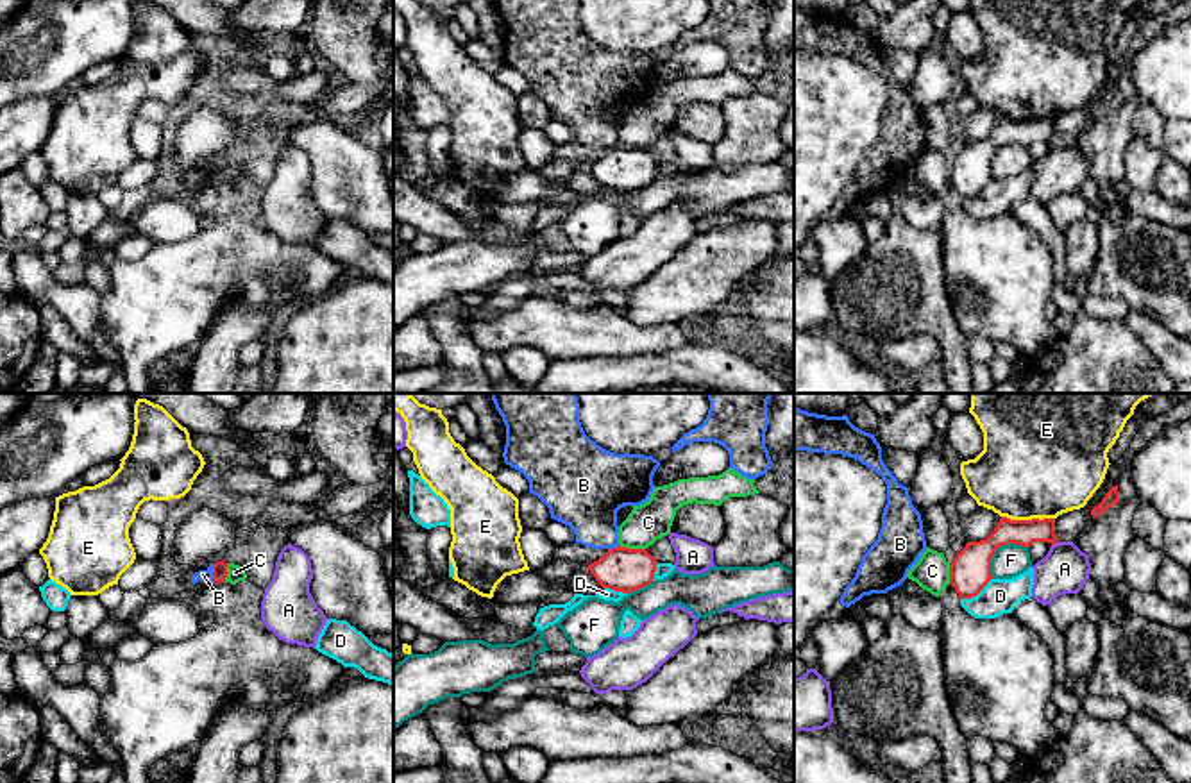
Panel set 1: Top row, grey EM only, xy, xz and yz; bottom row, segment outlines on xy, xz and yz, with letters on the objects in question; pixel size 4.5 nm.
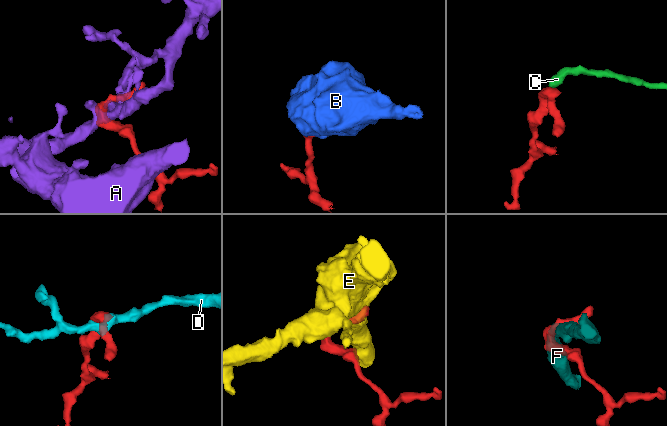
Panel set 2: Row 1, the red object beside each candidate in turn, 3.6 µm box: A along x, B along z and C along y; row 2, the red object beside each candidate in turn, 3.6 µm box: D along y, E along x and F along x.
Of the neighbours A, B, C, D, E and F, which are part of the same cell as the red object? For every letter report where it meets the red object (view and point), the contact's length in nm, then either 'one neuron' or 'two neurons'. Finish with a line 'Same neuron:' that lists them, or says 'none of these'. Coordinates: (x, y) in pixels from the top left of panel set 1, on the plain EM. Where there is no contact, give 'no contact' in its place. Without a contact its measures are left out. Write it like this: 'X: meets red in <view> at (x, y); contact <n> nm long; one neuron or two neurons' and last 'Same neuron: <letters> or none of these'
A: meets red in yz at (1054, 142); contact 40 nm long; two neurons
B: meets red in xy at (213, 172); contact 90 nm long; two neurons
C: meets red in xz at (632, 149); contact 120 nm long; two neurons
D: meets red in yz at (977, 193); contact 170 nm long; two neurons
E: meets red in yz at (1029, 120); contact 240 nm long; two neurons
F: meets red in yz at (996, 149); contact 220 nm long; two neurons
Same neuron: none of these

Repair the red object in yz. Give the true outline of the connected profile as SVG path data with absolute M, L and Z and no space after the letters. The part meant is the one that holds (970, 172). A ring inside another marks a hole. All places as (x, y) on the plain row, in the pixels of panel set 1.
M1001 116L994 130L980 141L967 141L950 164L950 184L960 198L976 197L992 179L991 157L1001 145L1030 147L1034 141L1057 143L1055 118L1010 120Z

